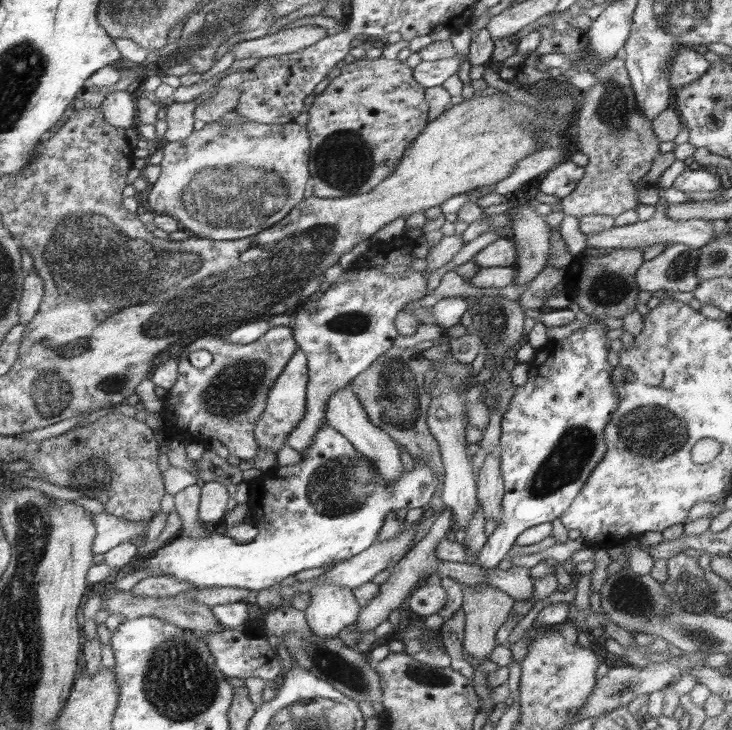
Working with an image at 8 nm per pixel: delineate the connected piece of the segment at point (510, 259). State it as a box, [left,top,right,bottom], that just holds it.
[473,236,518,268]

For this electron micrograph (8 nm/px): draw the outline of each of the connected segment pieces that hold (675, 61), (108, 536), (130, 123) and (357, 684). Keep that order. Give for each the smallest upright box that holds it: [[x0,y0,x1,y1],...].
[[668,50,712,90],[90,512,149,557],[98,89,138,129],[264,605,383,702]]

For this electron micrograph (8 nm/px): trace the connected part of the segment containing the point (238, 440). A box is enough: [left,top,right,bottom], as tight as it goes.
[162,326,296,461]

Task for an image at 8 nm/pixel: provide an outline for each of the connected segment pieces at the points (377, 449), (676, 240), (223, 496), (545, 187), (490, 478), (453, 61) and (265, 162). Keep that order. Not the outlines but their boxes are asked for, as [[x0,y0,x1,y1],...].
[[326,384,404,480],[580,204,714,249],[197,482,228,523],[538,160,584,198],[477,454,505,525],[414,54,463,89],[146,122,312,241]]

